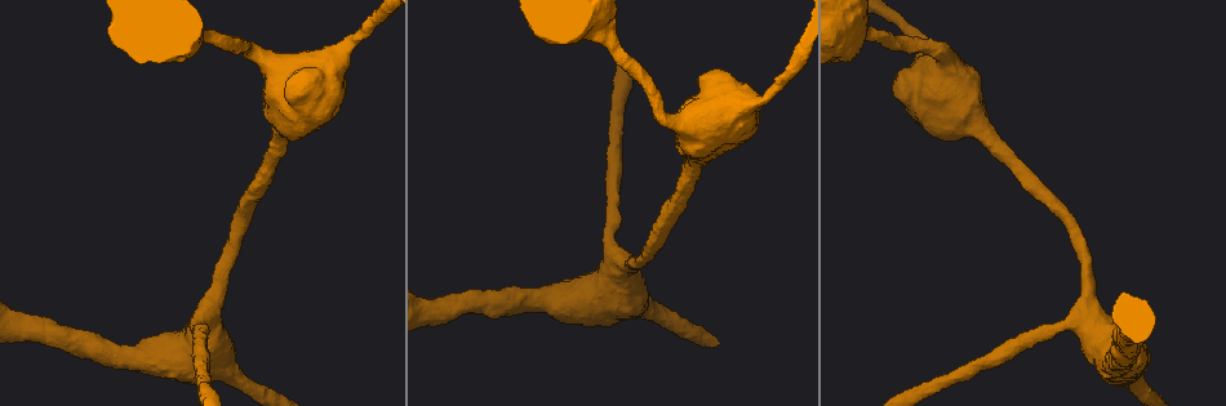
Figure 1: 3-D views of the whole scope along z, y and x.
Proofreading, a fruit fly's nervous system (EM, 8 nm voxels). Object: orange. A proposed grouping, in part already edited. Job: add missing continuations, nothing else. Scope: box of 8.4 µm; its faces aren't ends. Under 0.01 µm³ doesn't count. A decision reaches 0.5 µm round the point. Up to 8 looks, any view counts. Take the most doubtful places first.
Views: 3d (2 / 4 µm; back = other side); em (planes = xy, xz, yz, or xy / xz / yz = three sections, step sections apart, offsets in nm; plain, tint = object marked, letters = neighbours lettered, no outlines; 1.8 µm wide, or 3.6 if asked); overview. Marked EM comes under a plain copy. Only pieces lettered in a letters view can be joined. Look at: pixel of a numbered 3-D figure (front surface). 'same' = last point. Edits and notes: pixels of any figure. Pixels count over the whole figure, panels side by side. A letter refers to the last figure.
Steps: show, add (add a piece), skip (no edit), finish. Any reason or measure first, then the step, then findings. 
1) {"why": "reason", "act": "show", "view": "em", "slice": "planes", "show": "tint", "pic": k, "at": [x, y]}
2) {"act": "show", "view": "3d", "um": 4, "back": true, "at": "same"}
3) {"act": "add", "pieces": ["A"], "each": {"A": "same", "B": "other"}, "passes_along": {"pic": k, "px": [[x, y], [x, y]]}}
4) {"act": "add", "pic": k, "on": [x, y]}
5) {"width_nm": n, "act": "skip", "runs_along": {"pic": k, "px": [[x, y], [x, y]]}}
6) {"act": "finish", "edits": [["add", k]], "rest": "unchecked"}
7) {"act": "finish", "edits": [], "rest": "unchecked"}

{"why": "thick turns thin", "act": "show", "view": "em", "um": 3.6, "slice": "planes", "show": "letters", "pic": 1, "at": [600, 27]}

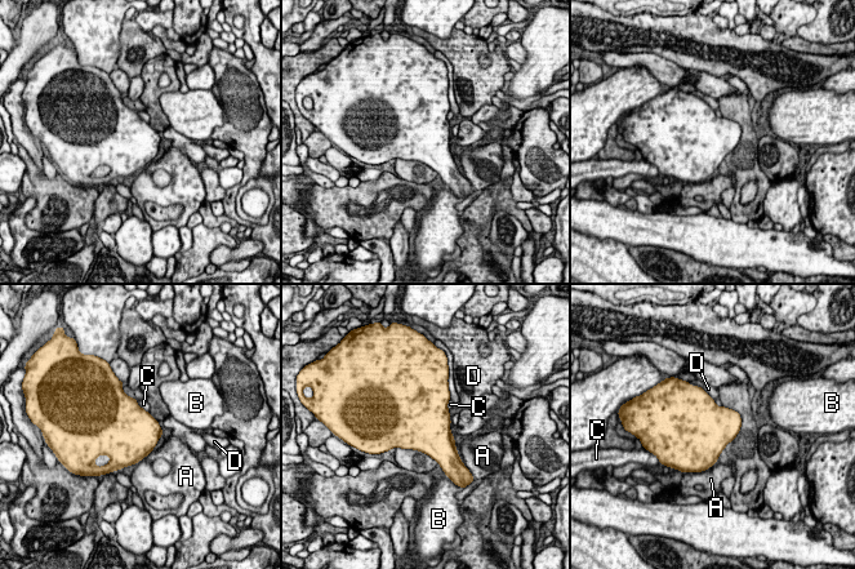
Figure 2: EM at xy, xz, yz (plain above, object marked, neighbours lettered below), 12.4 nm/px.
{"width_nm": 700, "act": "skip", "each": {"A": "other", "B": "other", "C": "other", "D": "other"}, "border": {"pic": 2, "px": [[136, 400], [147, 412]]}, "found": "none of them fits"}

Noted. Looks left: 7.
{"why": "sudden change in width", "act": "show", "view": "3d", "um": 4, "pic": 1, "at": [156, 357]}

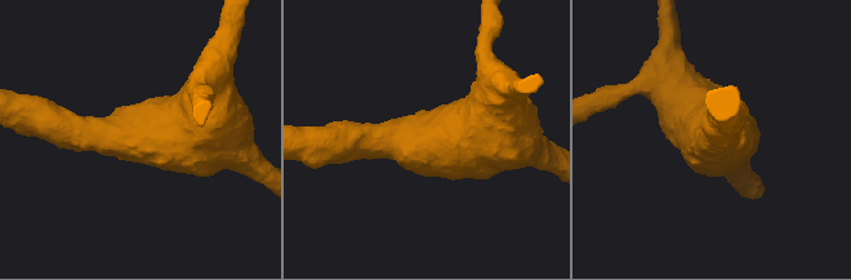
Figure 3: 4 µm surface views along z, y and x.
{"why": "shape alone is not enough", "act": "show", "view": "em", "um": 3.6, "slice": "yz", "step": 16, "show": "letters", "pic": 3, "at": [137, 136]}

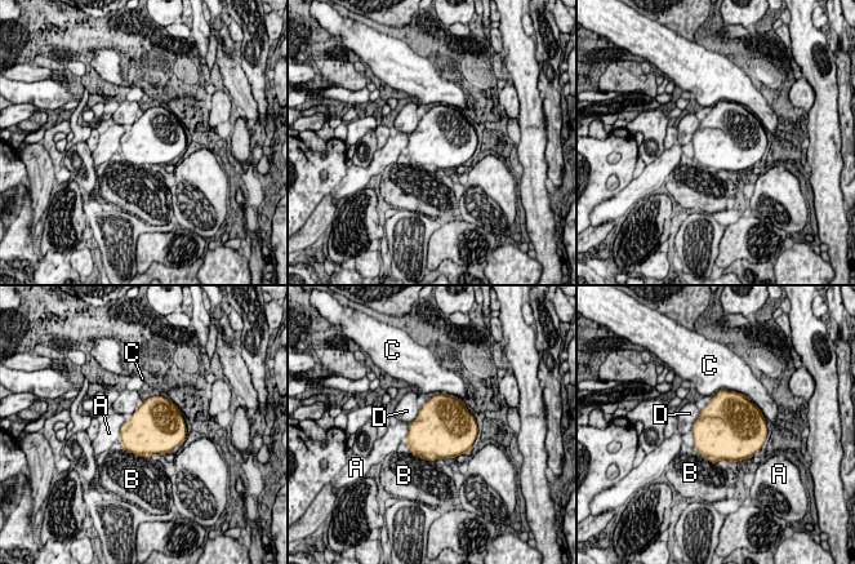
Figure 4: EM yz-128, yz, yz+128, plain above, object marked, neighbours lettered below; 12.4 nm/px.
{"act": "show", "view": "em", "um": 3.6, "slice": "planes", "show": "letters", "at": "same"}

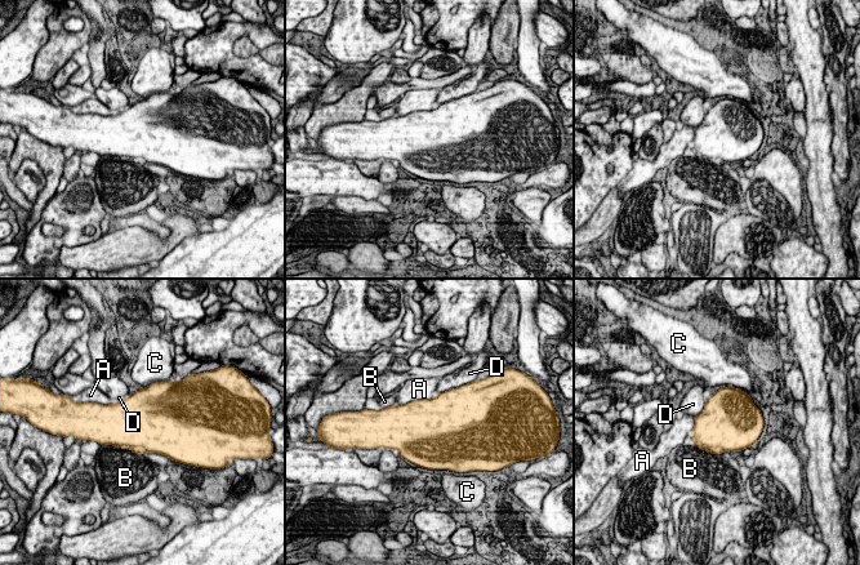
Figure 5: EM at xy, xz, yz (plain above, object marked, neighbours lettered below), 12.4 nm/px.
{"act": "skip", "each": {"A": "other", "B": "other", "C": "other", "D": "other"}, "border": {"pic": 5, "px": [[455, 387], [436, 395]]}, "found": "none of them fits"}

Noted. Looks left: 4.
{"why": "thick end", "act": "show", "view": "3d", "um": 4, "pic": 1, "at": [326, 105]}

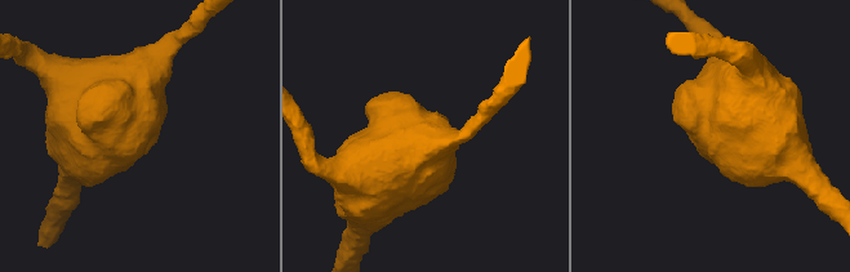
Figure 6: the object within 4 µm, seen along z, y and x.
{"why": "shape alone is not enough", "act": "show", "view": "em", "um": 3.6, "slice": "xz", "step": 4, "show": "tint", "pic": 6, "at": [134, 132]}

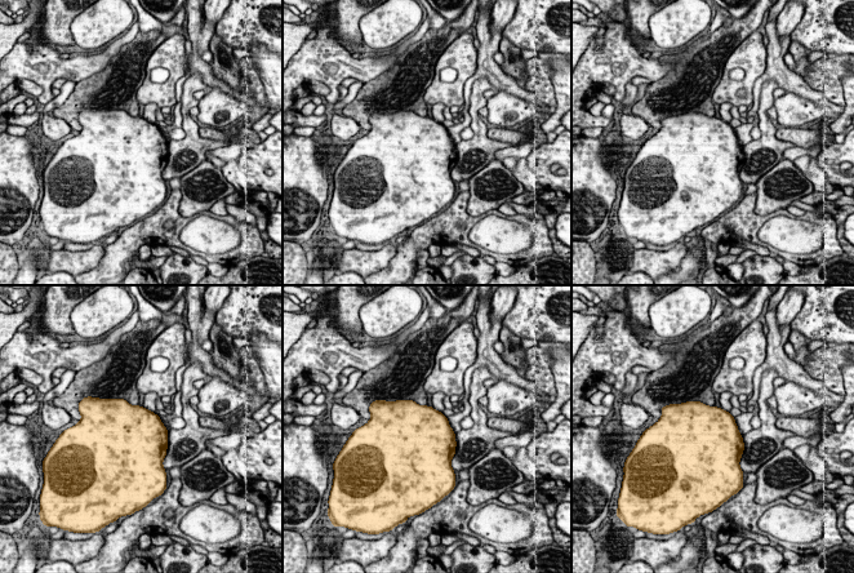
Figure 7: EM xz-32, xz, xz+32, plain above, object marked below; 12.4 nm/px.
{"act": "show", "view": "em", "um": 3.6, "slice": "planes", "show": "letters", "at": "same"}

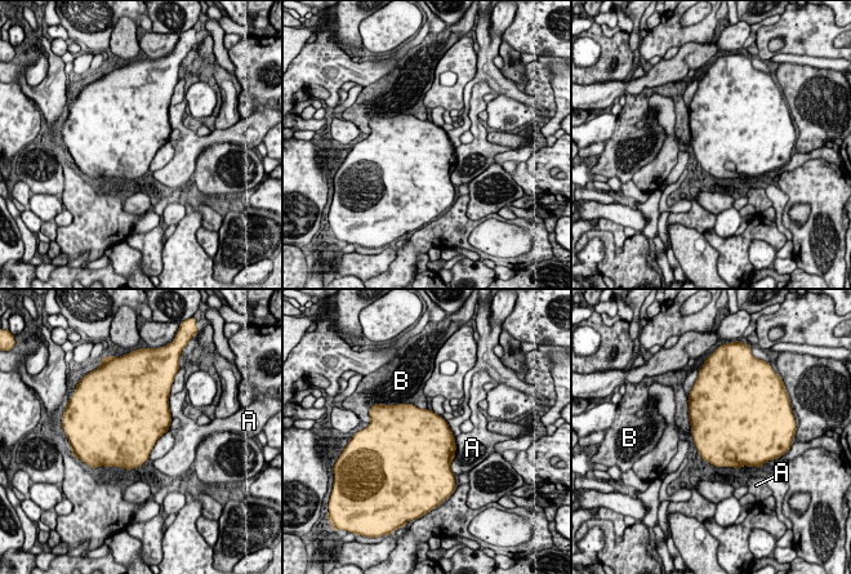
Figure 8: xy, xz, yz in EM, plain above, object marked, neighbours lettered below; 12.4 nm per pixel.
{"width_nm": 800, "longest_contact_nm": ["A", 440], "act": "skip", "each": {"A": "other", "B": "other"}, "found": "none of them fits"}

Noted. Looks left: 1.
{"act": "finish", "edits": [], "rest": "unchecked"}

